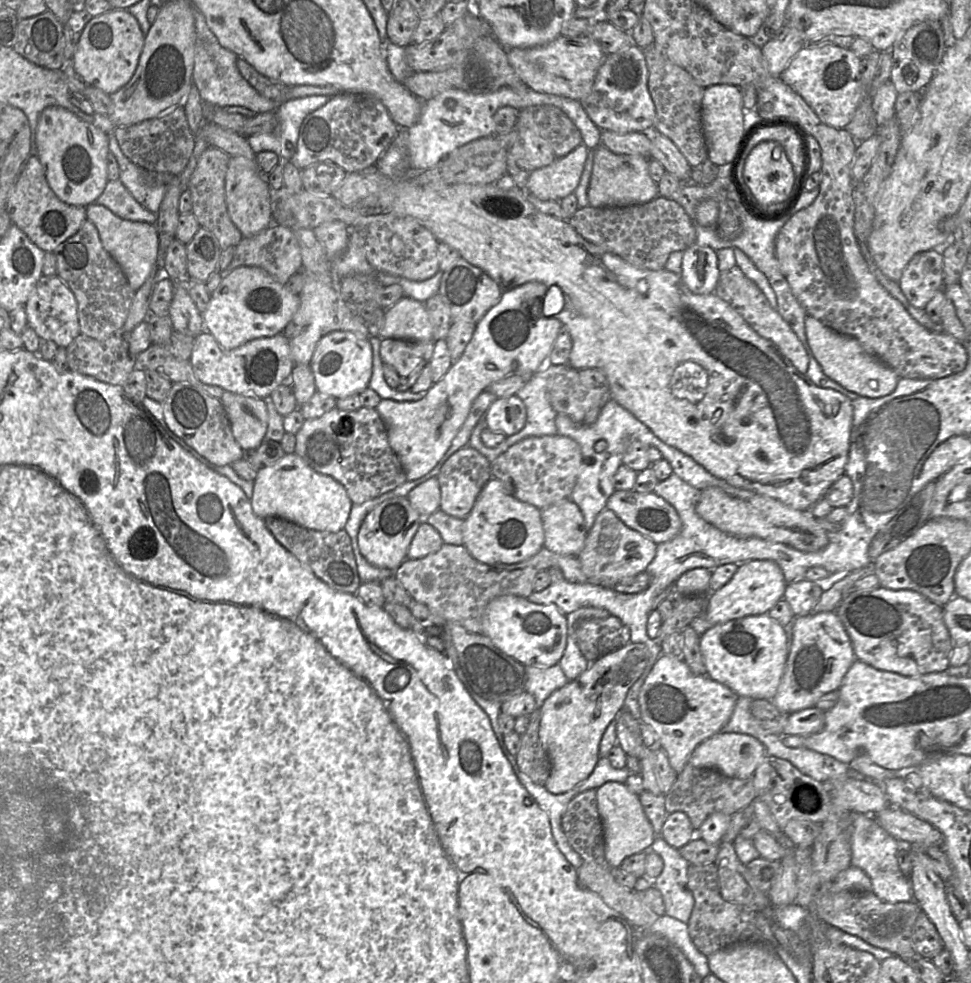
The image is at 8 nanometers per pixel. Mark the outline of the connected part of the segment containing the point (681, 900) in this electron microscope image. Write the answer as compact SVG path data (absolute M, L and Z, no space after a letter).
M660 835L655 838L650 850L656 852L664 863L654 887L662 894L666 915L687 923L695 904L688 888L687 871L690 863Z

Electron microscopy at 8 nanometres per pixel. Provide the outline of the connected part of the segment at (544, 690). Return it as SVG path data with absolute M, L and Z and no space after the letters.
M558 664L550 667L525 666L525 670L525 689L535 698L536 708L541 708L550 695L569 682Z

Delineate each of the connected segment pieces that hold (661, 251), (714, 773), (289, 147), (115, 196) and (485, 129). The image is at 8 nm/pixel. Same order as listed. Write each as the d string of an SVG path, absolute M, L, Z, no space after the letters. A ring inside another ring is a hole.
M662 196L644 204L626 207L578 208L568 222L585 240L646 270L664 269L672 252L684 251L696 241L694 225L683 207Z
M687 764L684 770L678 773L672 788L664 796L667 812L682 811L686 813L693 828L698 831L704 820L715 812L732 815L751 805L756 799L756 790L752 777L734 778L715 769Z
M313 95L286 101L275 110L277 127L271 133L253 134L247 141L253 152L273 151L282 161L294 156L300 127L307 115L324 106L330 100L327 95Z
M108 180L104 191L94 202L103 205L116 216L133 222L155 224L156 214L139 204L123 183L118 180Z
M503 87L483 95L460 89L449 89L430 100L423 101L419 120L412 127L405 129L409 167L420 170L431 169L457 148L473 140L495 134L493 116L501 107L510 106L516 110L522 110L547 104L560 108L573 121L581 133L582 143L588 150L595 150L601 144L602 130L591 121L582 103L577 100L536 92L529 87L516 89Z

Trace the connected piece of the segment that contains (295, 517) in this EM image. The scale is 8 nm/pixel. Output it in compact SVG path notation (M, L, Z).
M295 453L285 454L275 464L263 466L257 471L250 503L254 514L261 519L280 517L322 532L344 529L353 507L341 483L331 476L316 472Z

